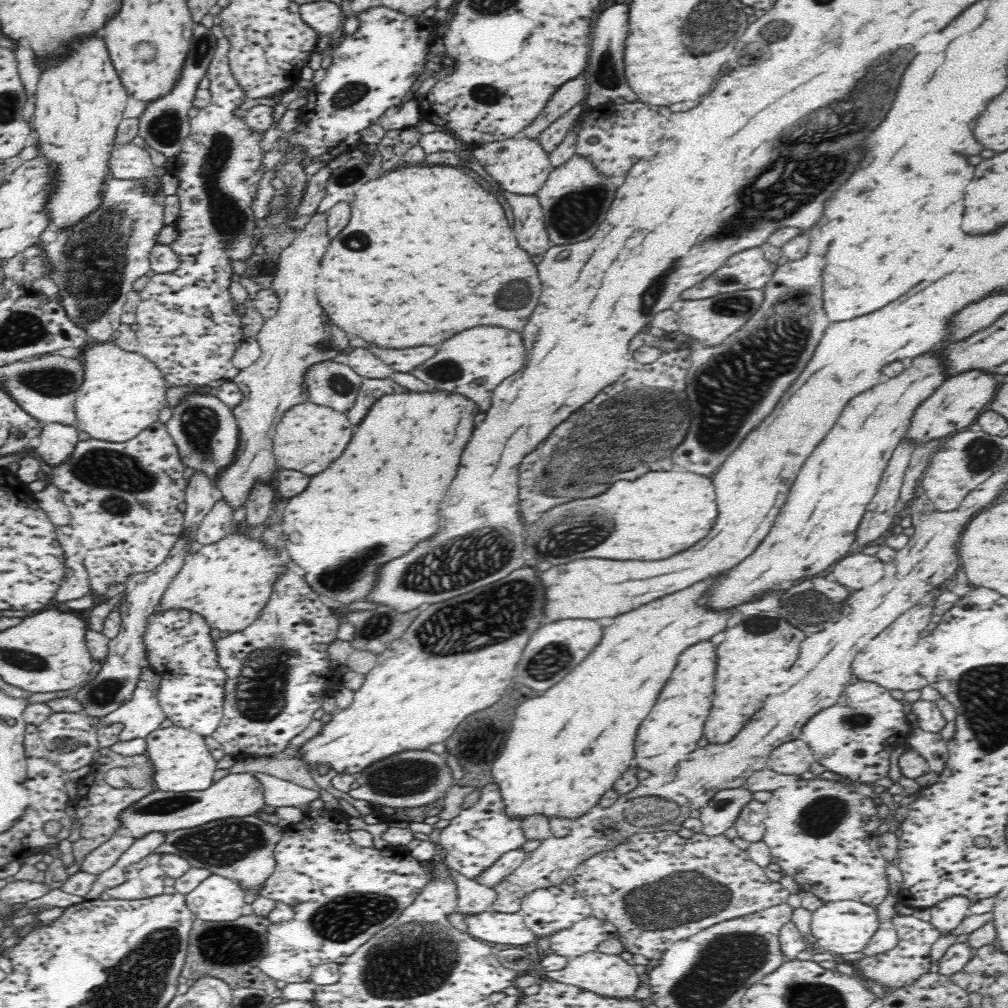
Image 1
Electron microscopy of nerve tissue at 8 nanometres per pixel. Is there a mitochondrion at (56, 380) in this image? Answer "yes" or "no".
yes

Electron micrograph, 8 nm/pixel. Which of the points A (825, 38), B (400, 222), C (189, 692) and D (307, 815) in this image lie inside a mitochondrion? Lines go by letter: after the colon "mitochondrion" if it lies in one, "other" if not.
A: other
B: other
C: other
D: other

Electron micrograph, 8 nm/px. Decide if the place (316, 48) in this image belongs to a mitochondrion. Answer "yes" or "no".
no

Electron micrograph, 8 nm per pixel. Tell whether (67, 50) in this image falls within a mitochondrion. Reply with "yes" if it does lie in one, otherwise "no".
no

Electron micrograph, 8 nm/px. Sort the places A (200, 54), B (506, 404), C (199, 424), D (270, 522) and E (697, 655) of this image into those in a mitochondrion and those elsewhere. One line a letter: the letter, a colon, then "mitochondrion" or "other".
A: mitochondrion
B: other
C: mitochondrion
D: other
E: other

